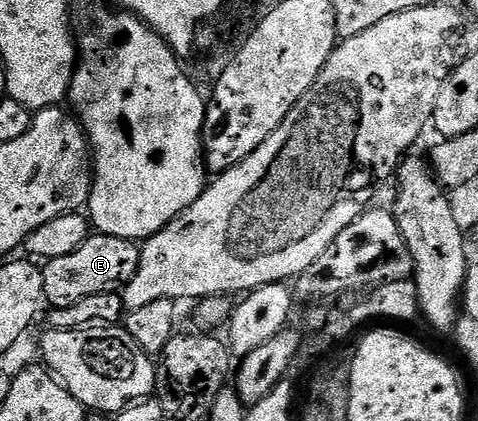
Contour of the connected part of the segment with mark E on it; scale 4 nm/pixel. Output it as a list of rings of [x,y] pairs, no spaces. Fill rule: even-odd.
[[[90,234],[89,239],[75,249],[75,253],[55,257],[44,264],[44,302],[49,303],[50,308],[66,307],[75,305],[75,301],[83,301],[83,297],[95,297],[95,293],[120,292],[131,281],[131,277],[135,277],[140,256],[141,248],[132,239]]]

